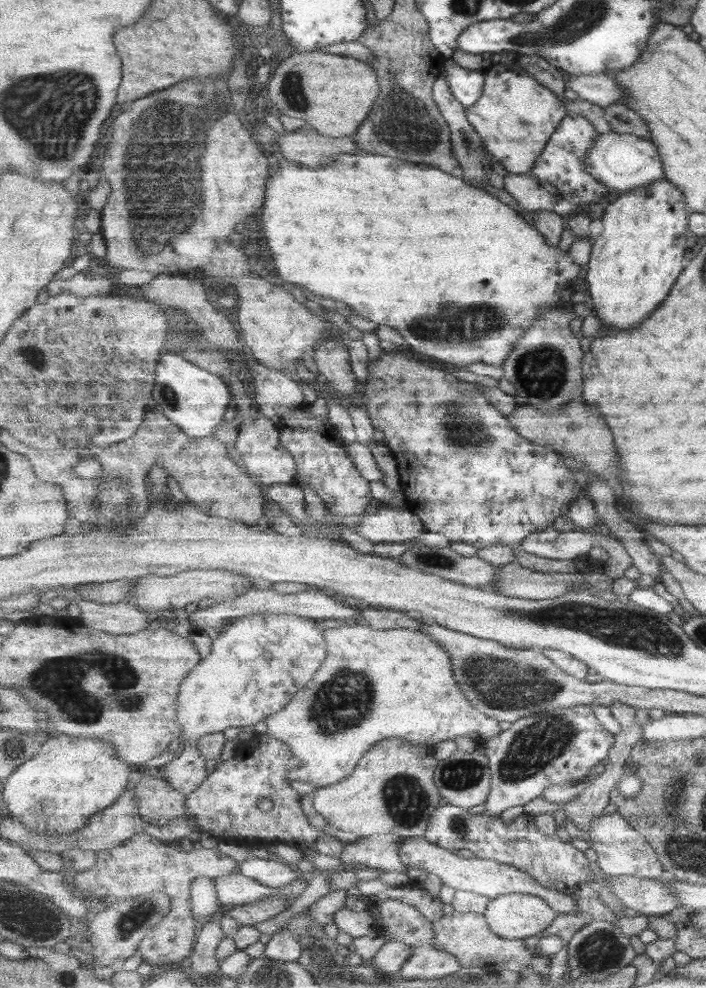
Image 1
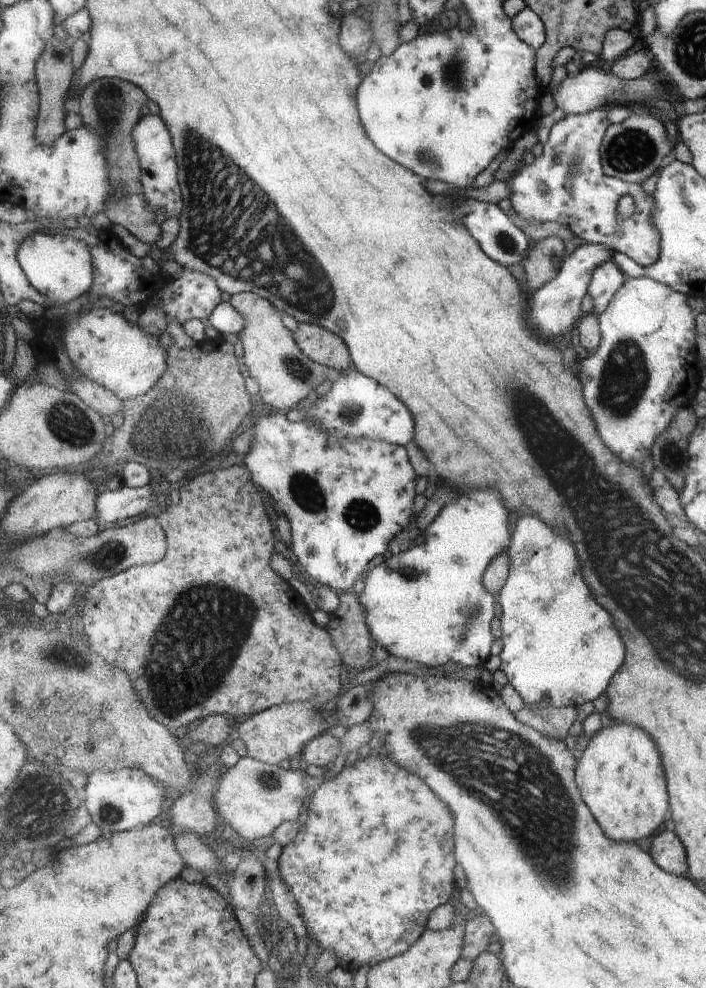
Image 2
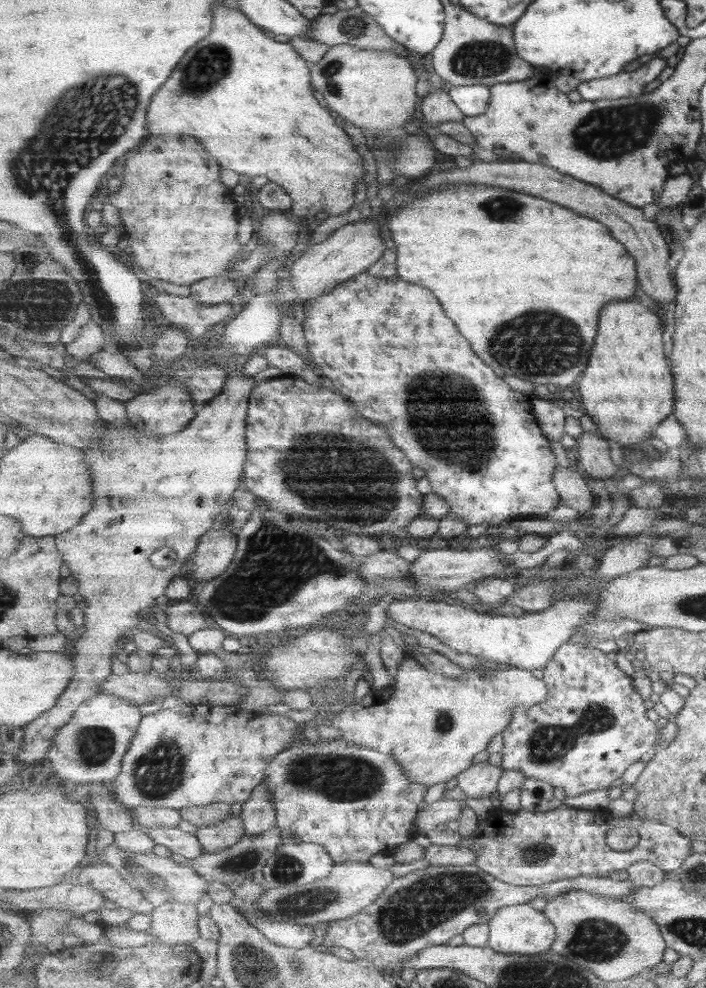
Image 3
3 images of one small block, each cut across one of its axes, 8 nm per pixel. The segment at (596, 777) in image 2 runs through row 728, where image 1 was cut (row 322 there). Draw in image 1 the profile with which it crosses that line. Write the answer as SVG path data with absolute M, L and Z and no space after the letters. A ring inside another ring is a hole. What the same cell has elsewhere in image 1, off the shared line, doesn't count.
M667 178L631 192L620 193L602 216L603 232L593 241L592 255L586 268L587 289L591 296L589 308L609 328L635 328L645 322L669 296L677 278L683 272L687 230L690 230L690 216L685 212L687 198L680 187Z

